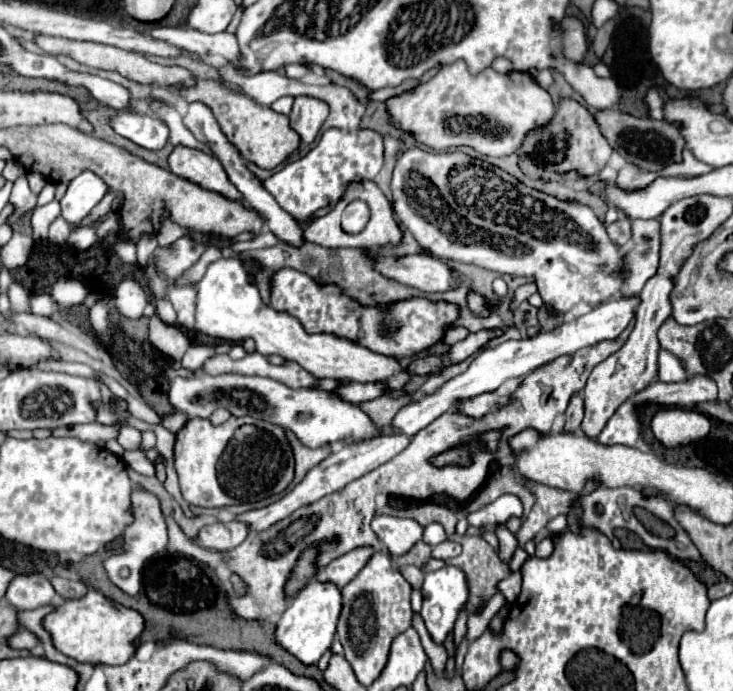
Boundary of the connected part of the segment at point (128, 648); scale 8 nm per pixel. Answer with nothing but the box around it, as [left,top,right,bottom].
[44,589,144,665]

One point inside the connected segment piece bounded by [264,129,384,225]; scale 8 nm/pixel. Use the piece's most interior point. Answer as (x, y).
(302, 187)

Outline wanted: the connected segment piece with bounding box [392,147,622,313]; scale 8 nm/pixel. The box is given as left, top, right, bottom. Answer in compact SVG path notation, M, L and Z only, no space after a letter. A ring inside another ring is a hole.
M420 147L406 149L394 167L392 193L398 219L424 249L432 251L432 255L472 263L498 273L534 277L538 281L542 301L556 307L560 313L578 303L586 303L590 307L598 305L614 297L618 287L622 287L622 275L616 273L616 269L622 265L622 255L608 239L604 223L598 221L590 207L560 201L530 189L506 171L486 161L472 159L462 151L430 153ZM602 263L606 263L606 271L598 271L598 275L594 275L594 267L602 267Z

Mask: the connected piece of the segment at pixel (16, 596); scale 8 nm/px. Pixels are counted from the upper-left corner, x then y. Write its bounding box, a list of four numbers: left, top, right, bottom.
[4,573,56,609]

